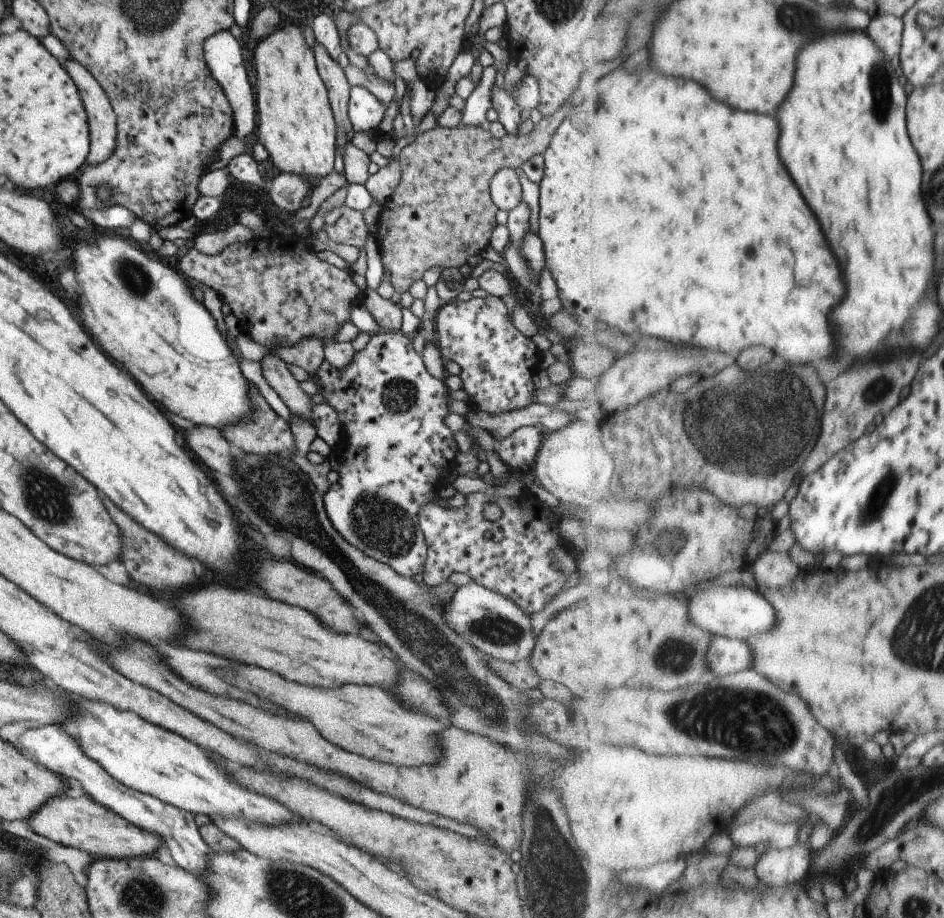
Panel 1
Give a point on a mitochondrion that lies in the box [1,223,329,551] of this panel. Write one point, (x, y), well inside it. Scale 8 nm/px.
(41, 490)

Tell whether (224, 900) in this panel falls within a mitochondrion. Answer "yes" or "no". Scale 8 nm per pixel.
no

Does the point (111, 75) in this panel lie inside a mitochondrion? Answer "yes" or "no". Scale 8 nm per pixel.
no

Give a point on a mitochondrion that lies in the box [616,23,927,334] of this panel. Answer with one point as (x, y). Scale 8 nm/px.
(878, 80)

